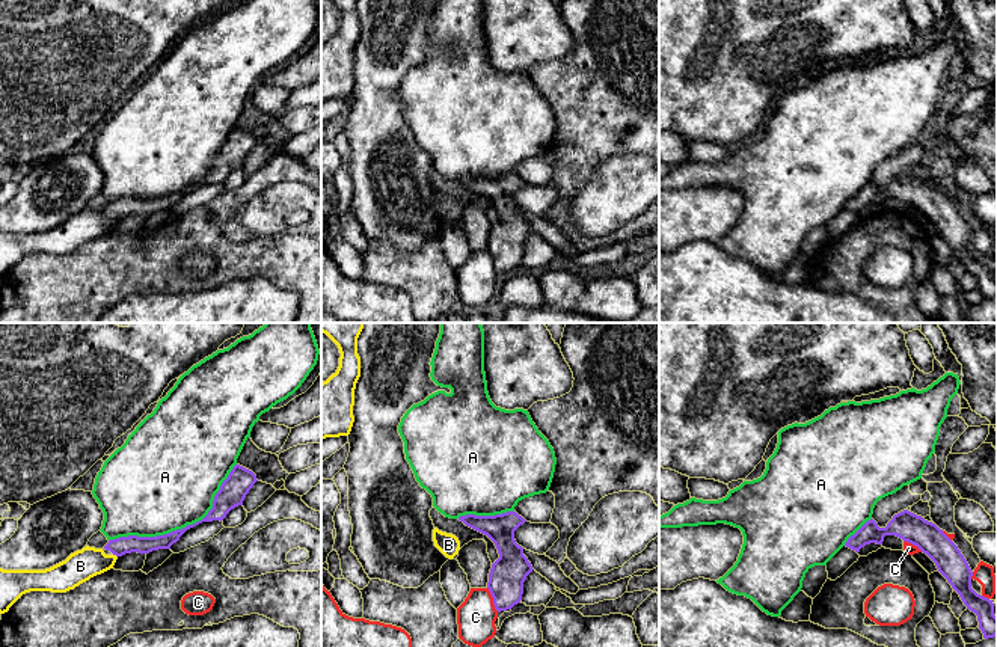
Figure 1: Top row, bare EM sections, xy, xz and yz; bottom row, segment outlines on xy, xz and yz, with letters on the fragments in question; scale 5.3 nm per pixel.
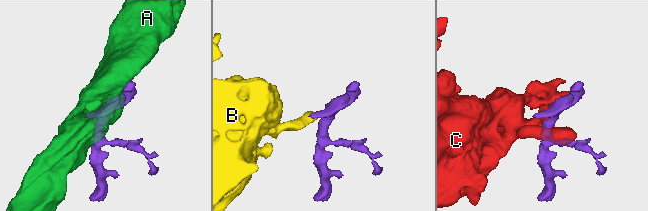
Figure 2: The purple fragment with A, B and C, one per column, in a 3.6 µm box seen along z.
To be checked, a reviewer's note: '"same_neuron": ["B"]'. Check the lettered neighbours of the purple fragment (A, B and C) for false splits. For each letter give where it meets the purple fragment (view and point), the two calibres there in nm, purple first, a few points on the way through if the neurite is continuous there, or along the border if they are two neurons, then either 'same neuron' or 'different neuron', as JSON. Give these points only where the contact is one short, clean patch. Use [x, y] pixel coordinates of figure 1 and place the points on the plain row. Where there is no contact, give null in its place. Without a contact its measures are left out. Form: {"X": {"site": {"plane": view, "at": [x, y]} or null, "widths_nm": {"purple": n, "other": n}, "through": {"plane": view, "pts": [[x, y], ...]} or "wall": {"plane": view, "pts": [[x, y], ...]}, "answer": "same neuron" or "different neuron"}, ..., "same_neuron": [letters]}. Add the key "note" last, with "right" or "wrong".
{"A": {"site": {"plane": "xy", "at": [183, 190]}, "widths_nm": {"purple": 110, "other": 480}, "answer": "different neuron"}, "B": {"site": {"plane": "xy", "at": [115, 216]}, "widths_nm": {"purple": 100, "other": 160}, "wall": {"plane": "xy", "pts": [[113, 216], [116, 219]]}, "answer": "different neuron"}, "C": {"site": {"plane": "xz", "at": [493, 261]}, "widths_nm": {"purple": 190, "other": 200}, "answer": "different neuron"}, "same_neuron": [], "note": "wrong"}

